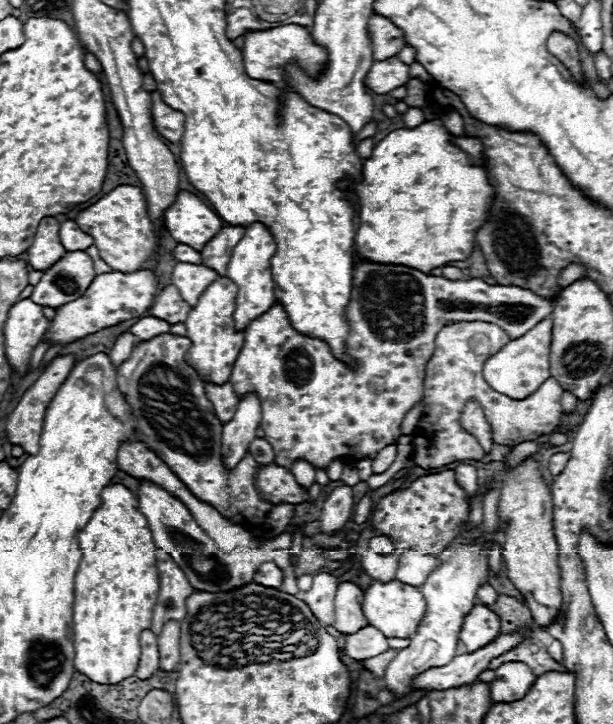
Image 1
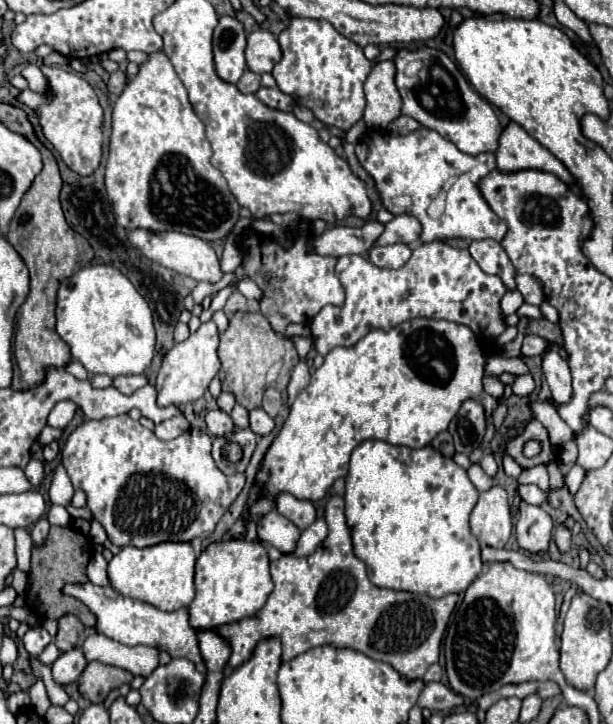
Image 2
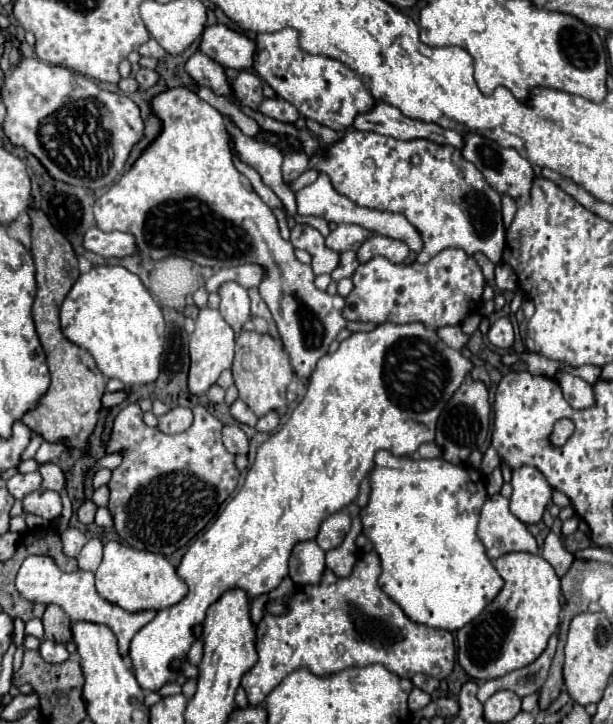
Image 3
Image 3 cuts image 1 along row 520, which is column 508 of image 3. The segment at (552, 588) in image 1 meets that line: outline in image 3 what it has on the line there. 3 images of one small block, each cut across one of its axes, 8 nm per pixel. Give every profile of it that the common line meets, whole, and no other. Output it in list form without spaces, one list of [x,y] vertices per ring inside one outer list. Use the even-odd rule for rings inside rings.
[[[502,494],[490,496],[482,506],[478,538],[482,540],[490,560],[496,560],[508,552],[540,552],[536,538],[528,532],[526,524],[510,512],[508,498]]]

